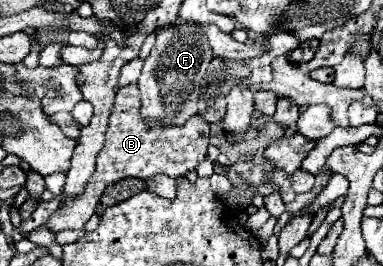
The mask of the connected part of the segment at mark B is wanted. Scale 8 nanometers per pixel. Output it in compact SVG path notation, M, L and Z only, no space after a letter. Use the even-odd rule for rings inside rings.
M136 84L122 86L116 94L104 148L96 156L96 170L92 174L92 180L88 180L84 192L80 192L80 196L76 196L76 200L72 200L72 204L68 204L68 208L60 208L50 214L50 218L44 226L52 234L56 234L60 230L70 230L70 228L74 228L74 230L84 228L88 218L96 212L96 204L108 184L114 184L124 178L146 180L156 174L166 174L170 178L182 178L206 158L210 126L204 118L192 116L182 126L172 124L166 128L162 122L146 122L140 114L140 108L142 108L142 102L140 102L138 86Z

